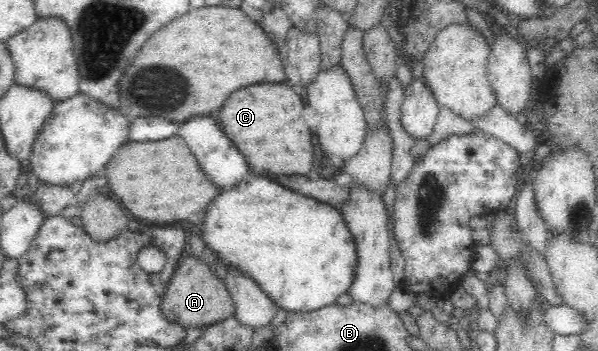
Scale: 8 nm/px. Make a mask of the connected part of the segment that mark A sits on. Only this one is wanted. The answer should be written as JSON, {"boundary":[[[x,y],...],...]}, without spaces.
{"boundary":[[[191,254],[183,255],[163,297],[163,304],[160,306],[162,315],[168,321],[178,321],[182,327],[206,327],[228,318],[234,310],[234,300],[225,282],[202,259],[198,260]]]}

